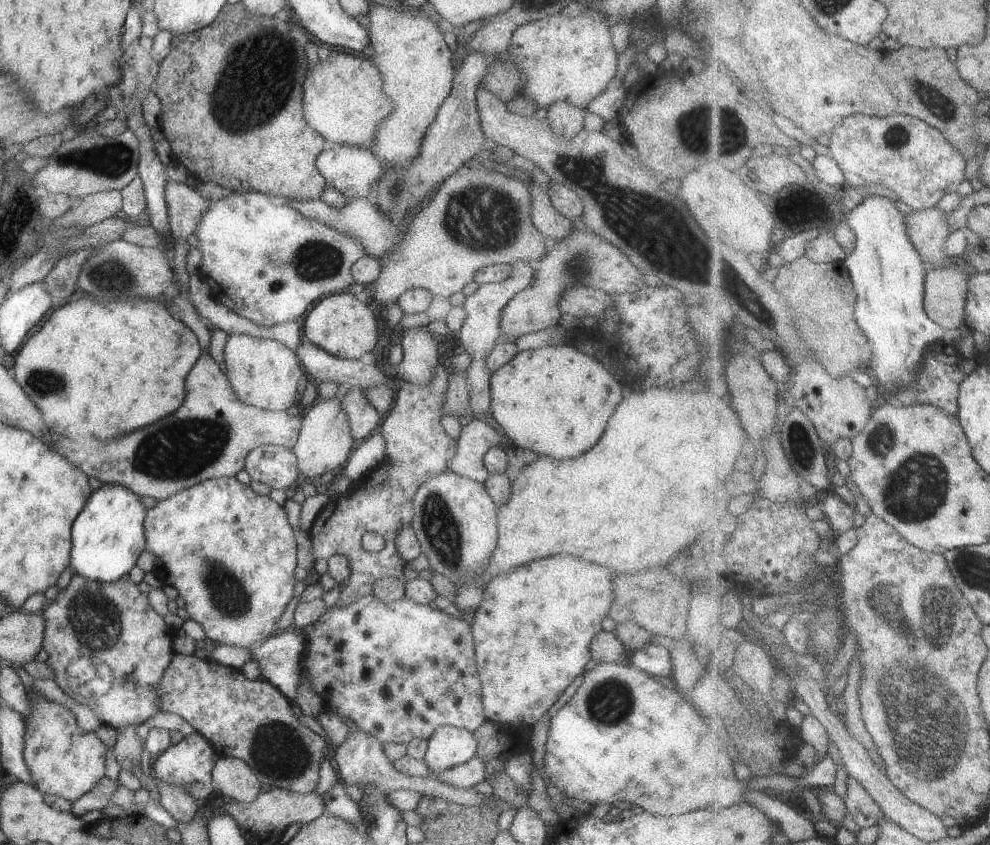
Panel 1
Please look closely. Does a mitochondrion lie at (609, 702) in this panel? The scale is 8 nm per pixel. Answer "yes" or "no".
yes

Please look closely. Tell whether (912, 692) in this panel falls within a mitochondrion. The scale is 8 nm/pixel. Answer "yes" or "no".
yes

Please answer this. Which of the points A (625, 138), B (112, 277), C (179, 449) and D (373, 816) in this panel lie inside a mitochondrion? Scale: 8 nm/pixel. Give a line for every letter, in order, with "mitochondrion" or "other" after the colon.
A: other
B: mitochondrion
C: mitochondrion
D: mitochondrion

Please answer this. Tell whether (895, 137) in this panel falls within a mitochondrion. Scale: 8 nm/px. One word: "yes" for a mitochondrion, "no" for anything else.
yes

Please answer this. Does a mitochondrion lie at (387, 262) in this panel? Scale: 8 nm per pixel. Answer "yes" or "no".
no

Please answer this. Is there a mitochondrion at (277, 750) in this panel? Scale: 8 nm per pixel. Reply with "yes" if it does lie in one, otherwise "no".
yes

